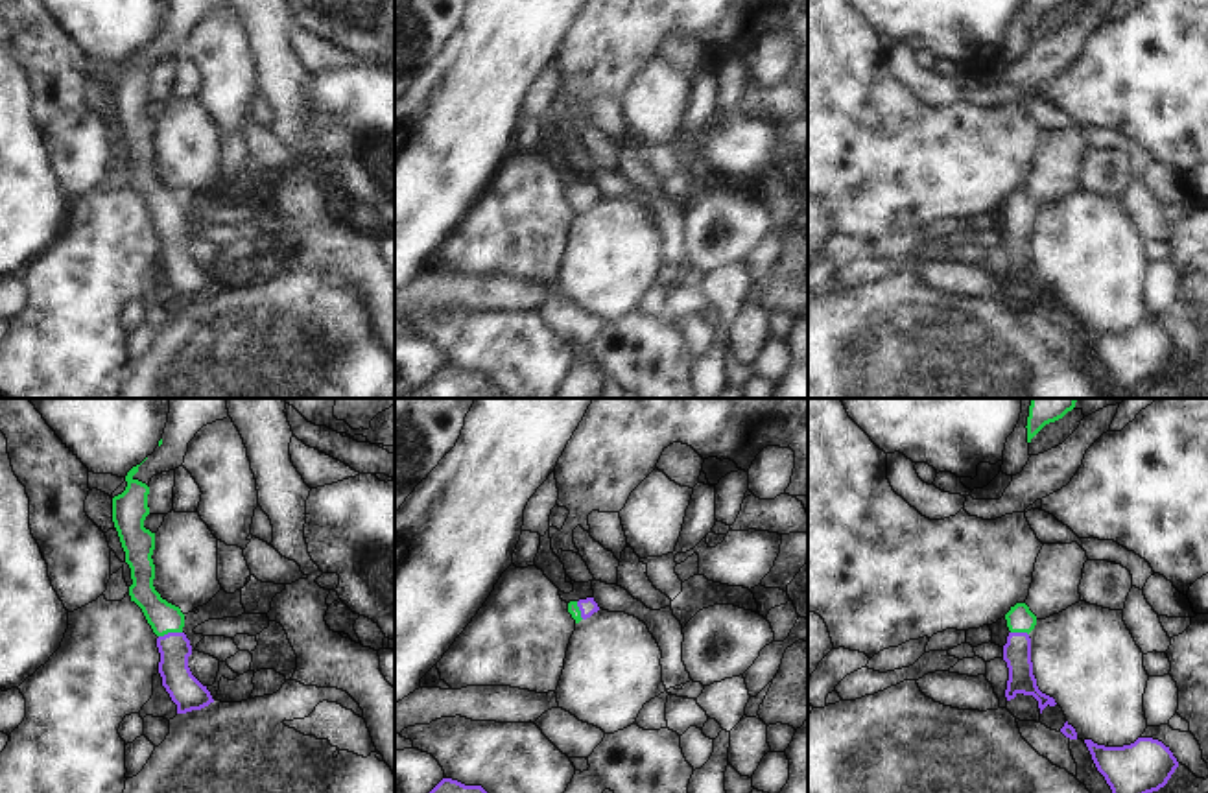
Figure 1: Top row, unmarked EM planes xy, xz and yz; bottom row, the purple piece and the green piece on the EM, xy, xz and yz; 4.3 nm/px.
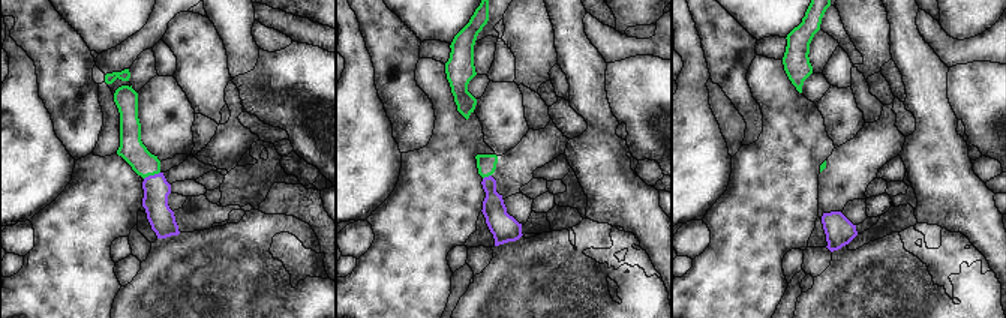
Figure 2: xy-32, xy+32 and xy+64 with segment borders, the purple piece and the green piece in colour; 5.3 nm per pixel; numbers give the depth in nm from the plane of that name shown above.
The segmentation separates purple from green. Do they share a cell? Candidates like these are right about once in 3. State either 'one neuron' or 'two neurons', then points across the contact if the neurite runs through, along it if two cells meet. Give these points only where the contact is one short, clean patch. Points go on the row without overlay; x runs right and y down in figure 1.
one neuron; runs through xy (174, 235), (170, 220), (163, 203)

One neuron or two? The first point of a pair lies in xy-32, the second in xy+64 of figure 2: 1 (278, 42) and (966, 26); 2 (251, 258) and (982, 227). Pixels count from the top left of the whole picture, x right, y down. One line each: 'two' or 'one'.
1: two
2: two

